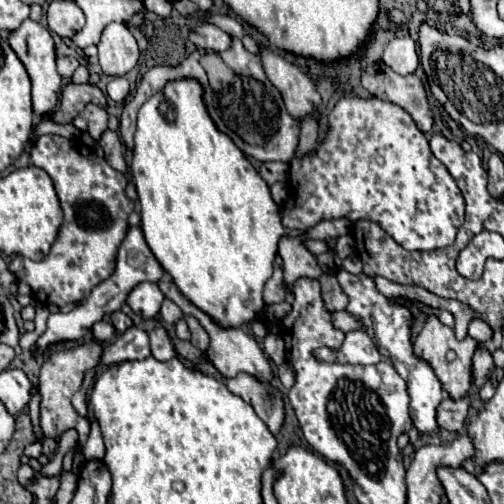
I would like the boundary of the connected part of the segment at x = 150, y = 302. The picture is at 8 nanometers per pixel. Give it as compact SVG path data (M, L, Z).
M144 282L138 284L130 294L126 304L144 318L154 318L160 312L160 304L164 300L164 294L160 292L156 282Z

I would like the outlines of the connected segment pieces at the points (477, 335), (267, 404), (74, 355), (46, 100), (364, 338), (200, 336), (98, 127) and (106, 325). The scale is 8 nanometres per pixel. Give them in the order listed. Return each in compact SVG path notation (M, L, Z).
M474 319L469 324L468 334L479 342L486 342L492 338L493 332L486 322Z
M238 374L236 378L226 380L226 386L232 390L232 394L240 396L254 408L258 418L266 422L272 434L278 434L284 422L284 402L282 394L272 384L262 384L248 374Z
M92 340L92 342L86 342L86 344L80 344L72 350L64 350L64 352L56 352L52 354L42 370L40 370L40 376L38 376L38 392L40 392L40 426L42 426L42 432L46 438L58 438L64 430L68 428L76 428L78 430L78 442L80 448L75 451L73 459L73 472L76 472L76 475L80 474L80 468L82 464L86 462L86 459L83 456L83 447L88 438L90 432L90 422L89 420L84 420L76 414L76 410L72 408L70 404L70 398L72 394L80 388L82 384L82 376L88 368L94 368L100 360L100 354L102 354L102 346Z
M24 20L24 24L20 24L20 28L16 32L12 32L12 36L8 38L10 48L16 52L16 56L20 58L20 62L24 64L30 80L32 80L32 104L34 104L34 114L38 118L52 114L54 108L58 106L60 100L60 92L62 92L62 76L56 70L56 52L54 52L54 42L52 36L48 32L48 28L44 28L40 22L34 20Z
M354 330L346 334L346 340L338 350L328 350L322 360L338 364L378 364L382 362L382 356L366 332Z
M184 316L184 320L186 320L186 324L188 324L188 330L190 330L190 334L192 334L192 344L198 348L198 350L206 350L208 348L208 344L210 344L210 340L208 340L208 334L204 332L204 328L198 324L198 320L194 318L194 316Z
M88 104L84 108L84 118L88 122L88 134L98 140L102 136L102 132L108 128L108 114L104 108L100 106L94 106L94 104Z
M96 322L94 326L92 326L92 334L94 334L94 338L98 340L98 342L110 342L114 336L116 336L116 330L112 328L112 324L110 322Z

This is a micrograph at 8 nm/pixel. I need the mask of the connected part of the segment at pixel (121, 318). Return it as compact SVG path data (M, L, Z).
M114 312L110 318L112 318L114 328L116 328L120 334L122 334L122 332L126 332L126 330L132 326L132 320L130 320L124 312Z

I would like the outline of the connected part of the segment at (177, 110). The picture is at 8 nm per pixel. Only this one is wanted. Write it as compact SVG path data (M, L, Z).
M196 80L168 82L162 92L154 94L140 108L134 134L132 178L142 208L144 238L178 290L220 328L240 328L266 314L262 290L274 270L278 240L280 236L298 236L304 231L284 228L280 208L274 204L268 184L236 144L218 132L206 112L202 86Z

